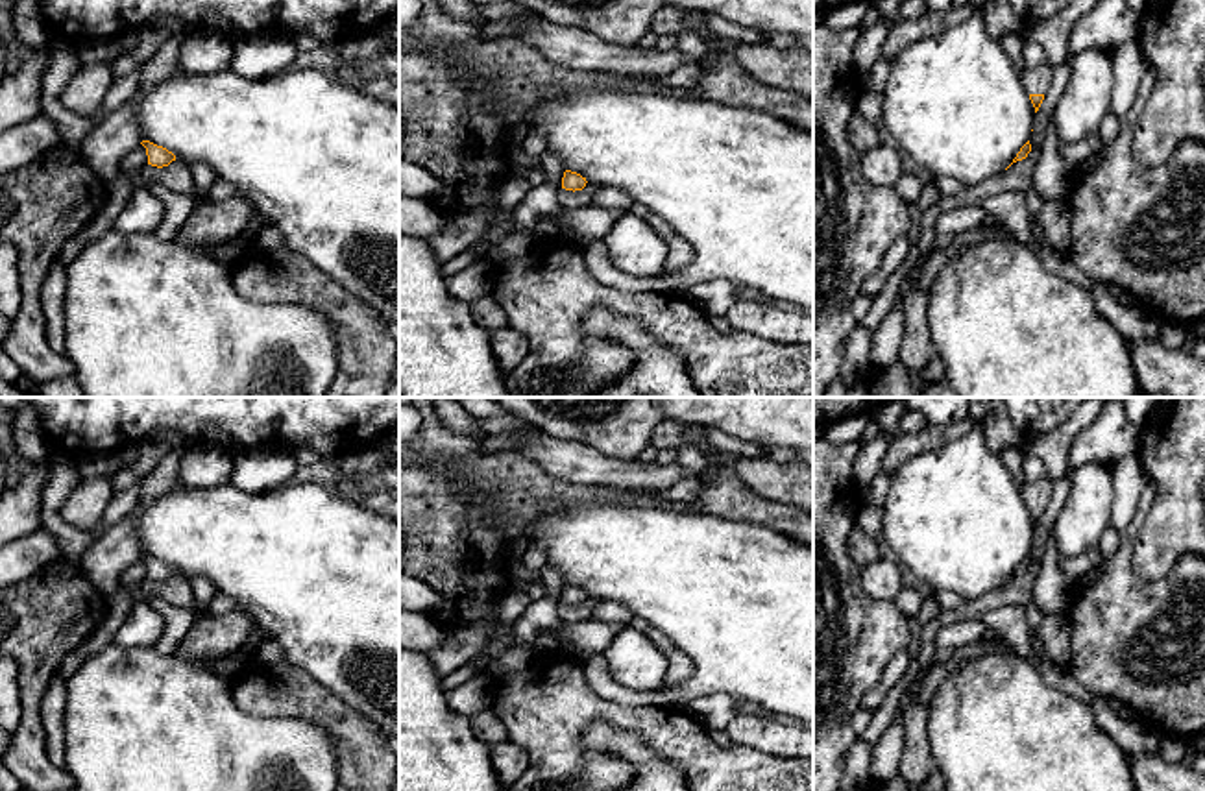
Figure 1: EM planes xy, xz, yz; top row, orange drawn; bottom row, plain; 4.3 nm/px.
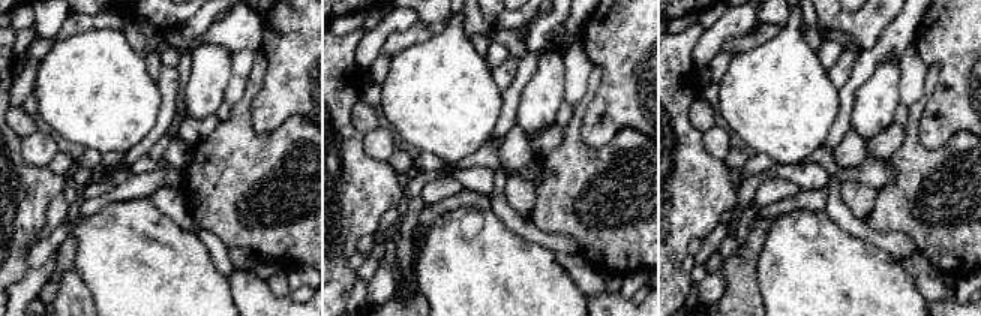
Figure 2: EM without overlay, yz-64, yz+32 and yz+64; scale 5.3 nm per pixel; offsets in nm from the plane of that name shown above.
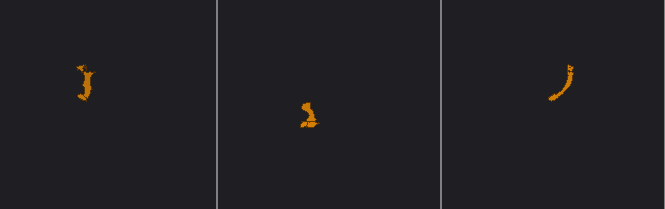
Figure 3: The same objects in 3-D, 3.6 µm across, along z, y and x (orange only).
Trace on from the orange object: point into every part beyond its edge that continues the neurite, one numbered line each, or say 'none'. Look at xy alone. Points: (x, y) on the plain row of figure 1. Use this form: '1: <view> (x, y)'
none

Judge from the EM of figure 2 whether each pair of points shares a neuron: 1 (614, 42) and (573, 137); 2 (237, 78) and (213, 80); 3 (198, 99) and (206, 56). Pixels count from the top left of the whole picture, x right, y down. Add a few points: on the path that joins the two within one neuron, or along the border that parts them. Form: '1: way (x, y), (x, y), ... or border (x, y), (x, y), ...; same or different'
1: border (593, 98), (584, 116), (582, 132); different
2: border (233, 53), (231, 77), (224, 99); different
3: way (206, 89), (206, 66); same

